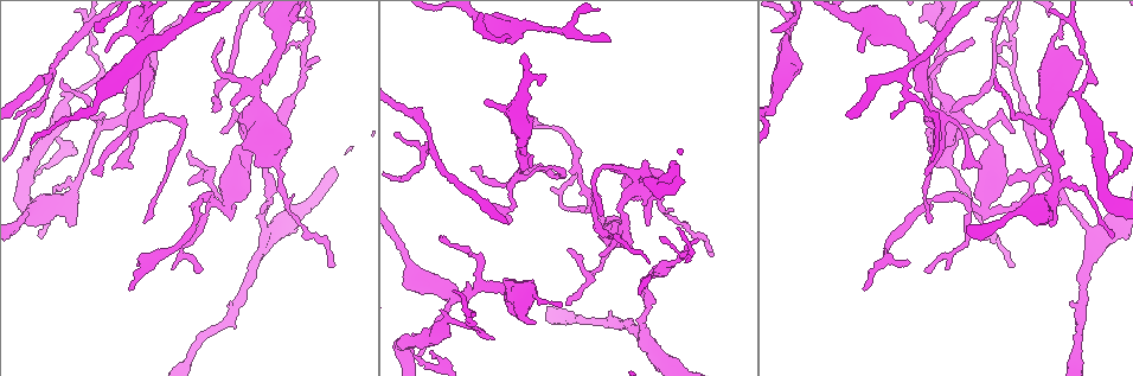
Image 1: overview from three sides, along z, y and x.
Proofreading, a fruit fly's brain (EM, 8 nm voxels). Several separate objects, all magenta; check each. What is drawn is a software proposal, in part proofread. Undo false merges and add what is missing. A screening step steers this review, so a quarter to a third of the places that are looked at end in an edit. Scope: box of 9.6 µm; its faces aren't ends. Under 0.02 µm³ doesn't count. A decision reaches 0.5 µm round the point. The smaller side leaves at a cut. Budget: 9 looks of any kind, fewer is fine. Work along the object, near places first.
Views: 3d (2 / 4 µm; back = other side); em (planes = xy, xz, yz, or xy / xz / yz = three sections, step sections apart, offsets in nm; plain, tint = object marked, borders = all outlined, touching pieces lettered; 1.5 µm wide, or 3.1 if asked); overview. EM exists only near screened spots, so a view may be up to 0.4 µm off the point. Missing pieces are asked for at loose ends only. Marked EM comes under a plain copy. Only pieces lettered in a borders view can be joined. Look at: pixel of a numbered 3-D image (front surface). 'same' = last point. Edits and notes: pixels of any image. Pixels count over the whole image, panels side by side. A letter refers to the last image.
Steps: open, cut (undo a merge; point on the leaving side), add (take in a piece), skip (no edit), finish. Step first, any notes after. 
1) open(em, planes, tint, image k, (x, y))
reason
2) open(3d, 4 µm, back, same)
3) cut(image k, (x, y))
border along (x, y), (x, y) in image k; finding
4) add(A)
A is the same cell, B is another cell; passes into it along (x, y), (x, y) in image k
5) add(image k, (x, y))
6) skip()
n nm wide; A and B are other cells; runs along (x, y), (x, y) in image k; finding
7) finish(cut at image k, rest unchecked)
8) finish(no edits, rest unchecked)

open(3d, 4 µm, image 1, (112, 168))
free end

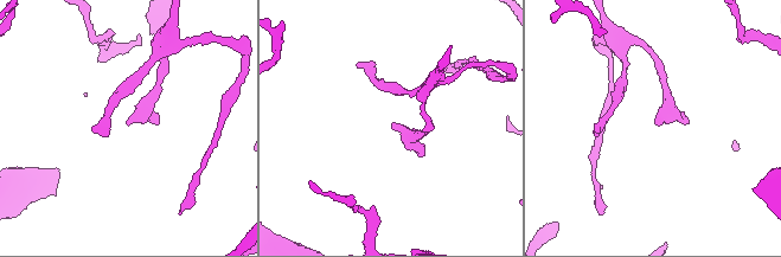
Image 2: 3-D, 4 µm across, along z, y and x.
open(em, yz, step 4, borders, image 2, (658, 126))

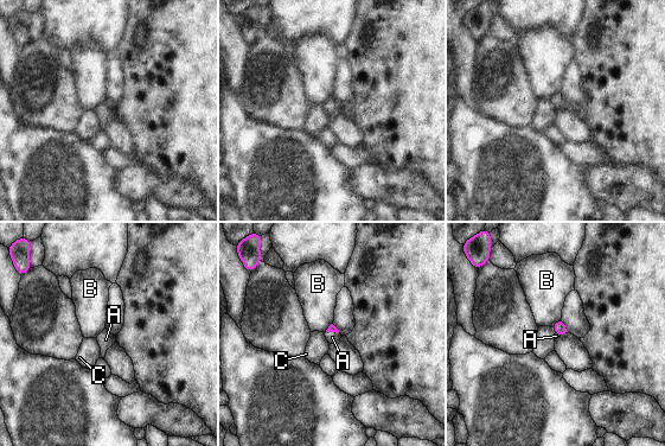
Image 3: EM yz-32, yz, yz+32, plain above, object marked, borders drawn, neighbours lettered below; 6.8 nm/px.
open(em, planes, borders, same)

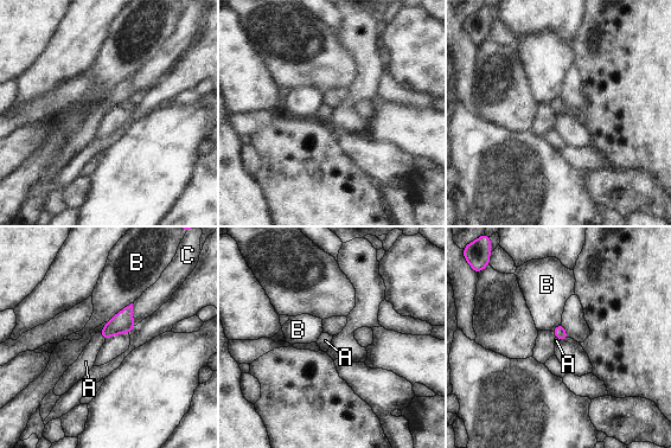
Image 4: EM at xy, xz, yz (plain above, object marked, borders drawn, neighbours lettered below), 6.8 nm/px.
add(A)
90 nm wide; A is the same cell, B and C are other cells; passes into it along (122, 321), (101, 336), (85, 362) in image 4; it goes on there

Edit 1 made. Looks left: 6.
open(3d, 2 µm, image 1, (1073, 207))

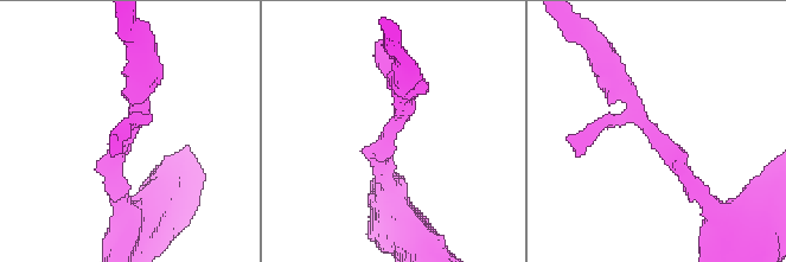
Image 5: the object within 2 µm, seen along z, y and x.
open(em, planes, borders, image 5, (390, 129))

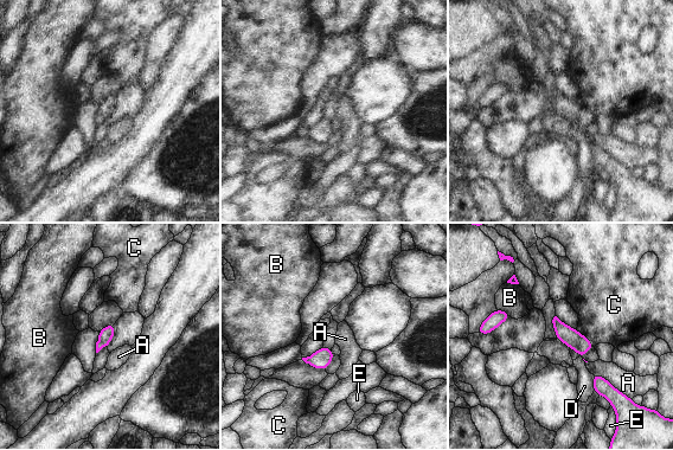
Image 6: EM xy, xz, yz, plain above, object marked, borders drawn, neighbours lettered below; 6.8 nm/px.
skip()
A touches over 220 nm; A, B, C, D and E are other cells; border along (593, 373), (603, 375), (619, 391) in image 6; continuous, no second cell

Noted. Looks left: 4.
open(3d, 2 µm, image 1, (40, 237))
an open end

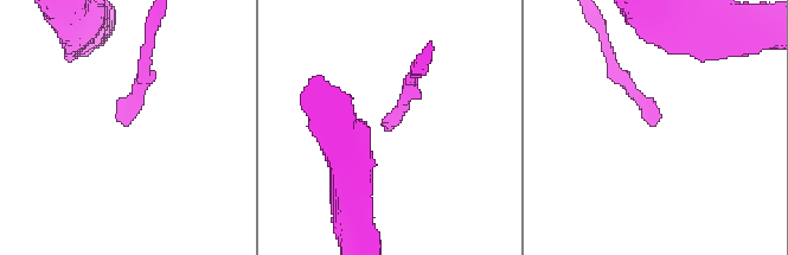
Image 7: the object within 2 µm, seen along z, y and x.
open(em, planes, borders, image 7, (653, 126))
need the tissue

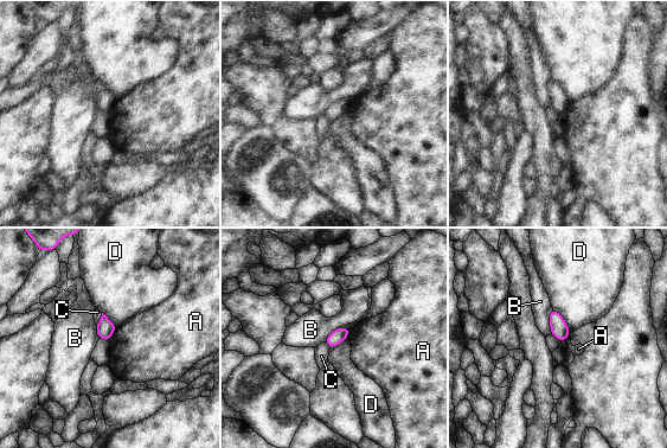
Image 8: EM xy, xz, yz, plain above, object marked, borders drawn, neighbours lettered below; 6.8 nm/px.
skip()
A, B, C and D are other cells; border along (117, 327), (108, 341) in image 8; no lettered piece goes on from it

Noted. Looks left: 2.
finish(add at image 4, rest unchecked)

